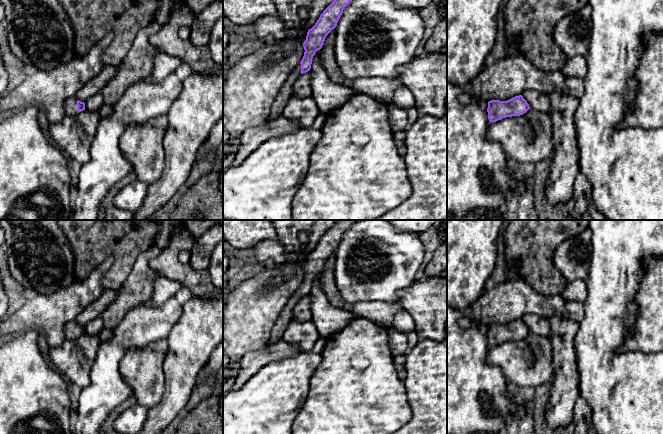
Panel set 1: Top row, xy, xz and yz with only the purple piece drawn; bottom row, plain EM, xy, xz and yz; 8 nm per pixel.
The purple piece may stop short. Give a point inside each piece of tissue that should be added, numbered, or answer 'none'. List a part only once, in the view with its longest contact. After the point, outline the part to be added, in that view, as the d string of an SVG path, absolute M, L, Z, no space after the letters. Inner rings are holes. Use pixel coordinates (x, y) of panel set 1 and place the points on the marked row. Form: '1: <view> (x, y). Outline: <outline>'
1: xy (70, 105). Outline: M75 96L69 97L66 99L65 104L64 104L64 108L65 108L65 115L66 116L73 117L78 113L77 99L75 98Z

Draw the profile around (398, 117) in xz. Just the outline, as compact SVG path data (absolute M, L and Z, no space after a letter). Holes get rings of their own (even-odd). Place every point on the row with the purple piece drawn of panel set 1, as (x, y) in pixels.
M392 102L388 104L388 110L390 113L390 123L393 132L405 131L408 127L408 115L406 111Z

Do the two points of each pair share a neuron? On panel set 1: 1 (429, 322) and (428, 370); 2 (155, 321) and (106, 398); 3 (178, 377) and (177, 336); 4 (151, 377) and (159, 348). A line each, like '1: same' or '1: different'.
1: different
2: same
3: same
4: same

